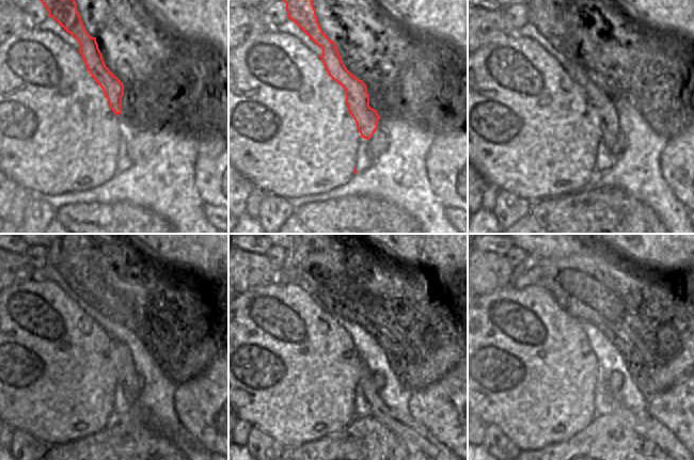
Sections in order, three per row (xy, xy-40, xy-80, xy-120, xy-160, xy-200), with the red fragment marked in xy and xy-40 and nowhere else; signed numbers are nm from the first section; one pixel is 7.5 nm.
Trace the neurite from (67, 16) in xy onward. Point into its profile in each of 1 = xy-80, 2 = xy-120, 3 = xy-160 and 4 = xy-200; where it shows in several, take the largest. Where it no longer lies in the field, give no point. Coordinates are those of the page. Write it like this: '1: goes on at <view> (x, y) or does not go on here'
1: goes on at xy-80 (600, 102)
2: goes on at xy-120 (121, 355)
3: goes on at xy-160 (365, 384)
4: goes on at xy-200 (595, 397)

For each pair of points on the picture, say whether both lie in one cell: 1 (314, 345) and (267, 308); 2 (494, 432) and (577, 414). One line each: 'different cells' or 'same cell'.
1: same cell
2: different cells

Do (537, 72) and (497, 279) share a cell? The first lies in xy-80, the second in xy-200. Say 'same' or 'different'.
different

